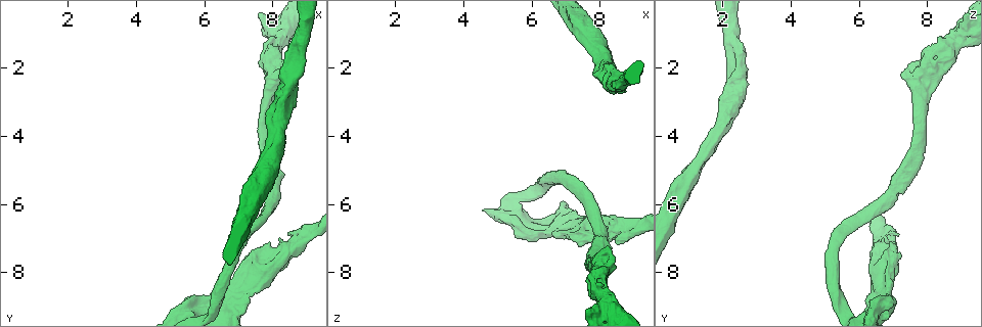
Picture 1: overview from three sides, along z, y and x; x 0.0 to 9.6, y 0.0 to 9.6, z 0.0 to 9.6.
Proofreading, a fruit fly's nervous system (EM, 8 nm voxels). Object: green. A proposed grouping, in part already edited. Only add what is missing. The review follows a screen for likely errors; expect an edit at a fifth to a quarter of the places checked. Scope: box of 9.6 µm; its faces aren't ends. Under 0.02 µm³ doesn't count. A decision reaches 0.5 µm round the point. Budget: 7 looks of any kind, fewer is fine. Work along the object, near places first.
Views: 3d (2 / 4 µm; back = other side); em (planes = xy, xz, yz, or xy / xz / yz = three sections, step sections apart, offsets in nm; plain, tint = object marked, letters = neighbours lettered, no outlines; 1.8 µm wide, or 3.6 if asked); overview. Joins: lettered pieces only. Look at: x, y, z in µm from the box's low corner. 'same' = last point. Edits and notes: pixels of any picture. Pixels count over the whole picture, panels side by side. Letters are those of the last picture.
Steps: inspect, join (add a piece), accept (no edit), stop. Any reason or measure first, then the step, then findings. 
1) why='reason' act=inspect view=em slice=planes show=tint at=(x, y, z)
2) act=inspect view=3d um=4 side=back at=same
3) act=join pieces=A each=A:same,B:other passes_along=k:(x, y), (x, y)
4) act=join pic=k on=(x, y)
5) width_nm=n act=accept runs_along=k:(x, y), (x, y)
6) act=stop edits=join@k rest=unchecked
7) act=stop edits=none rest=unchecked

why='an open end' act=inspect view=3d um=4 at=(5.70, 8.75, 6.55)

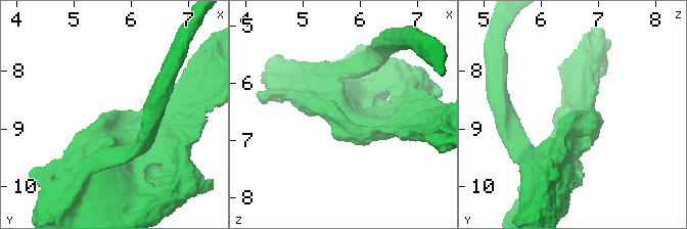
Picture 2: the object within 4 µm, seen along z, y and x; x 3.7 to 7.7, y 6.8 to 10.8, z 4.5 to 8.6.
act=inspect view=em slice=planes show=letters at=(5.70, 8.70, 6.55)

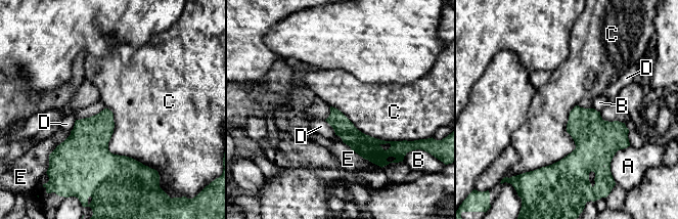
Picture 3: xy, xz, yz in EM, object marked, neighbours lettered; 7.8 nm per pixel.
act=accept each=A:other,B:other,C:other,D:other,E:other runs_along=3:(332, 110), (362, 144), (391, 145) found='no lettered piece goes on from it'

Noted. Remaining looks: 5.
why='thick end' act=inspect view=3d um=4 at=(8.55, 7.00, 7.10)

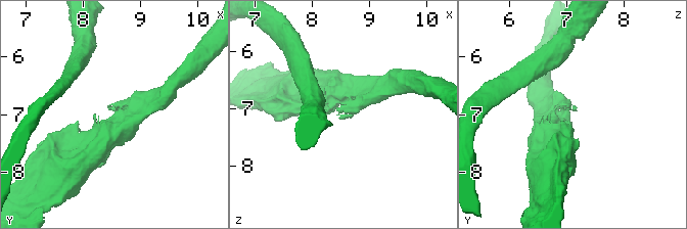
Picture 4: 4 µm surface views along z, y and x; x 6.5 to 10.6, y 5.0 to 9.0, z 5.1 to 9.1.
act=inspect view=em slice=planes show=letters at=(8.50, 6.95, 7.15)

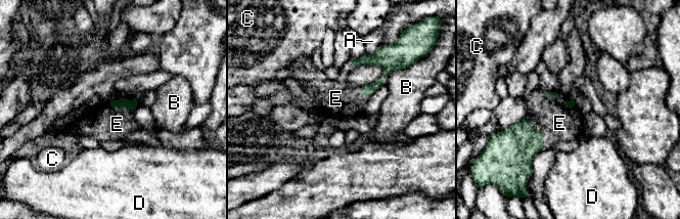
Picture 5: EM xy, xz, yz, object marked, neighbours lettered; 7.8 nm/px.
act=join pieces=E each=A:other,B:other,C:other,D:other,E:same passes_along=5:(123, 103), (121, 108), (117, 124) found='it goes on there'

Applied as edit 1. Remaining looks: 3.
why='arms part here' act=inspect view=em slice=xy step=8 show=tint at=(7.90, 2.70, 7.85)

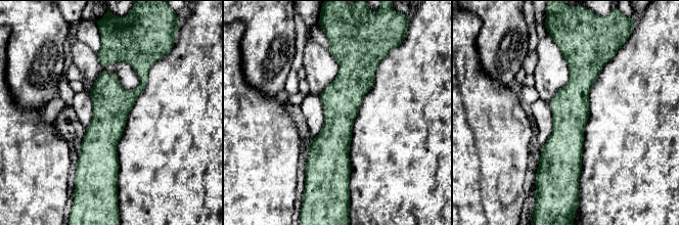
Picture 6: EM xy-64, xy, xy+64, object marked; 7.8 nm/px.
act=inspect view=em slice=planes show=tint at=same

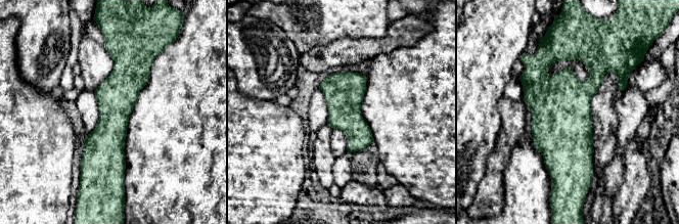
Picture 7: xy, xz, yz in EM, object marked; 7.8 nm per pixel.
act=inspect view=em slice=planes show=letters at=same

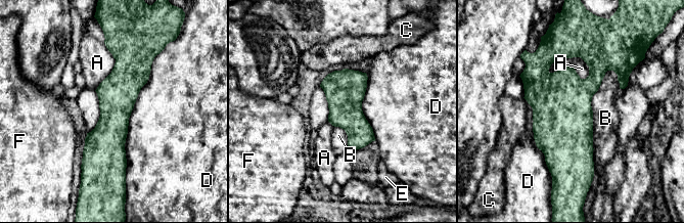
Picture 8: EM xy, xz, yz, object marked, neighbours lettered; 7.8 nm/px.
act=accept each=A:other,B:other,C:other,D:other,E:other,F:other runs_along=8:(119, 47), (108, 170) found='none of them fits'

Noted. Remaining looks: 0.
act=stop edits=join@5 rest=unchecked

